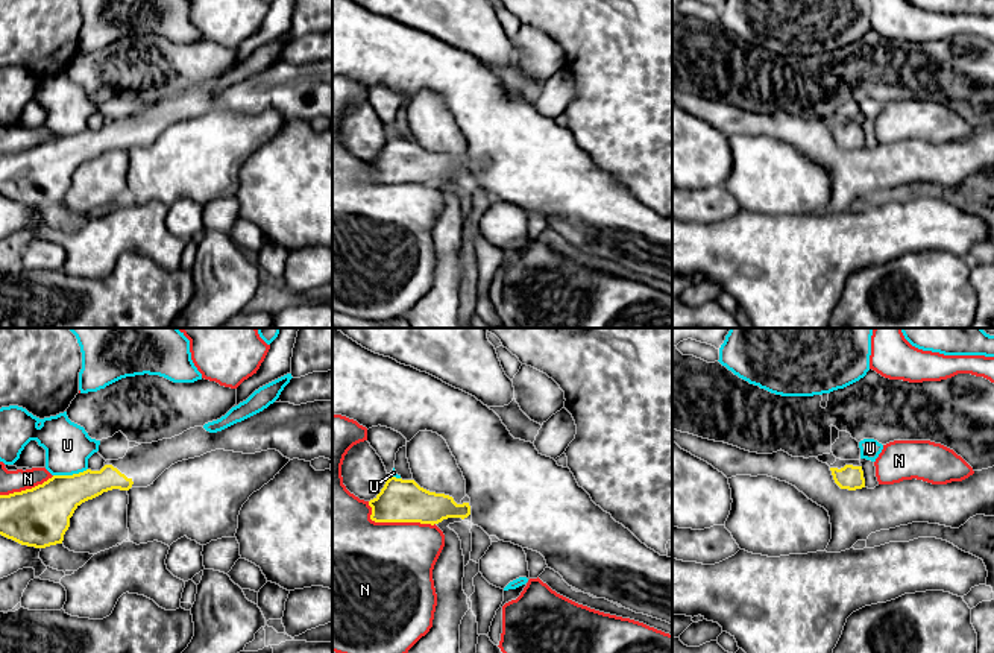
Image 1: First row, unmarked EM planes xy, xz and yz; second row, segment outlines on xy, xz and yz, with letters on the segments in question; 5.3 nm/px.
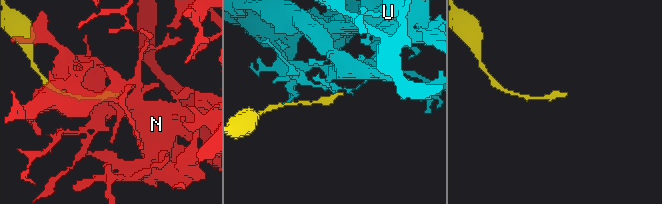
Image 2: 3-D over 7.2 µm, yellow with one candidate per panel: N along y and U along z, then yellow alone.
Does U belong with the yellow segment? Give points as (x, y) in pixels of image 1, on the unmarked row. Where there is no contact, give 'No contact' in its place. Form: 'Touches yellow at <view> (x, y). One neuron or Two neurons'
Touches yellow at xy (70, 135). Two neurons

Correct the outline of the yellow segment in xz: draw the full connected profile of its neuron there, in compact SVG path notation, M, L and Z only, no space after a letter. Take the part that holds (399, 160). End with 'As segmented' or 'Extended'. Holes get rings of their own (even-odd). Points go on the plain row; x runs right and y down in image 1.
M388 137L381 152L369 161L375 182L439 184L448 178L472 181L470 158L460 164L445 153L429 152L414 140Z. Extended

